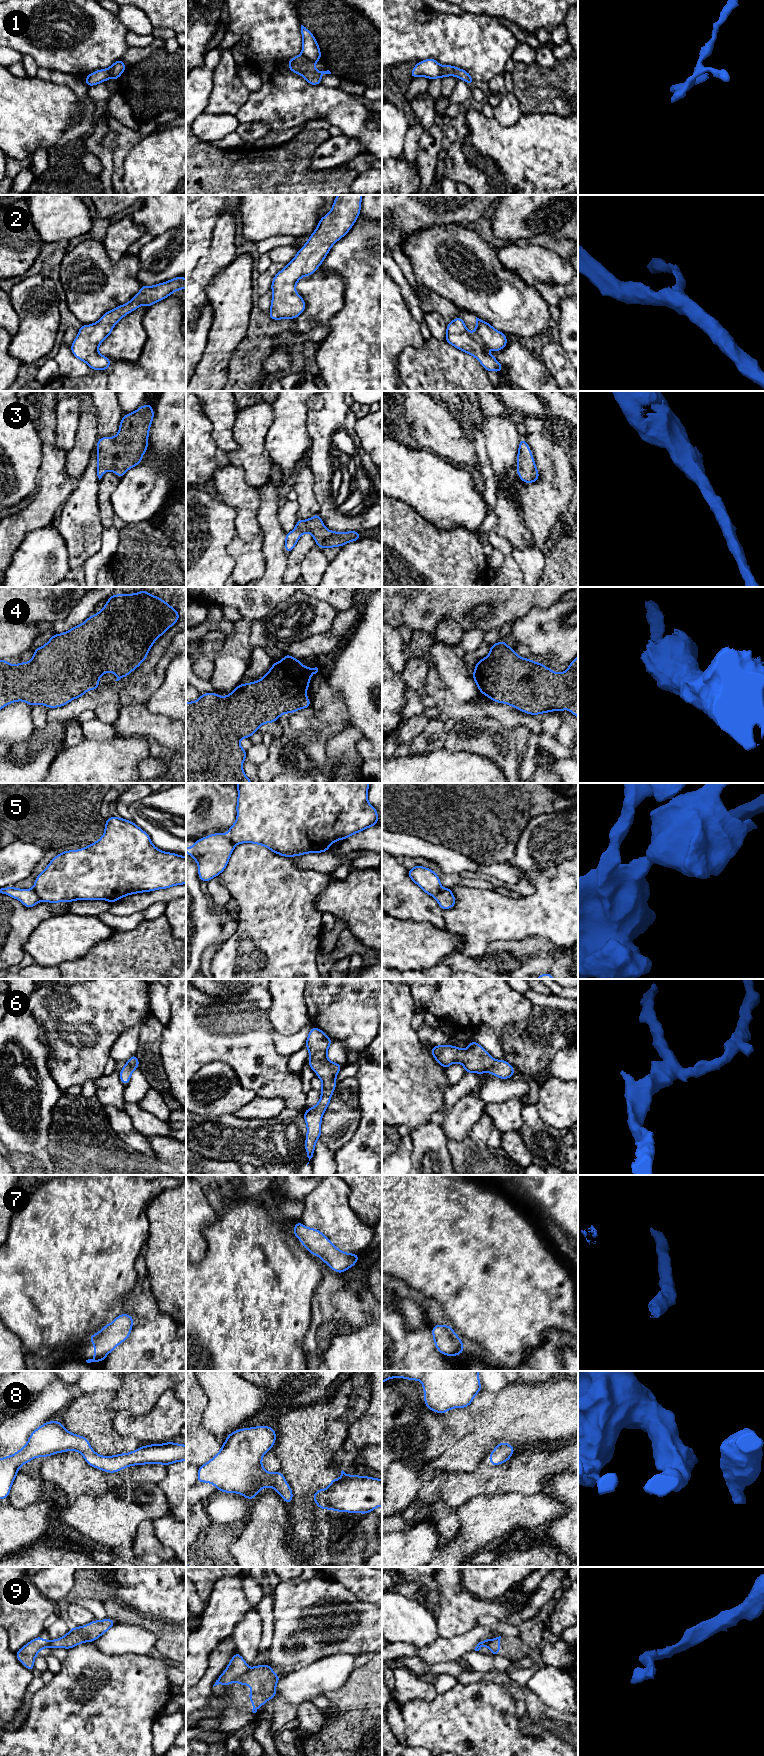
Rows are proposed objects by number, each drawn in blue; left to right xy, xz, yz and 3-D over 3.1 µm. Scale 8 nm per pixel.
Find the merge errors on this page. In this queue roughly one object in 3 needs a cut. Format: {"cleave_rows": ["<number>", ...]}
{"cleave_rows": ["1", "5", "9"]}

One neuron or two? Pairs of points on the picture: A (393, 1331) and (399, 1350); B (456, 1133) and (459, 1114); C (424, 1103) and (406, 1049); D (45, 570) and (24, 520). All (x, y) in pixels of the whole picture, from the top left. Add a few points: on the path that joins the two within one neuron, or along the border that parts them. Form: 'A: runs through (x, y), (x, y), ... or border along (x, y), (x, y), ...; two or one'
A: runs through (393, 1336), (397, 1341), (397, 1345); one
B: runs through (456, 1128), (459, 1119); one
C: runs through (411, 1090), (406, 1085), (406, 1062); one
D: border along (51, 522), (30, 531), (16, 551); two

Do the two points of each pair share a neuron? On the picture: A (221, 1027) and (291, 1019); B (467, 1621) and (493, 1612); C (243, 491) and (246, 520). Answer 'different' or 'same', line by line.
A: different
B: same
C: same

